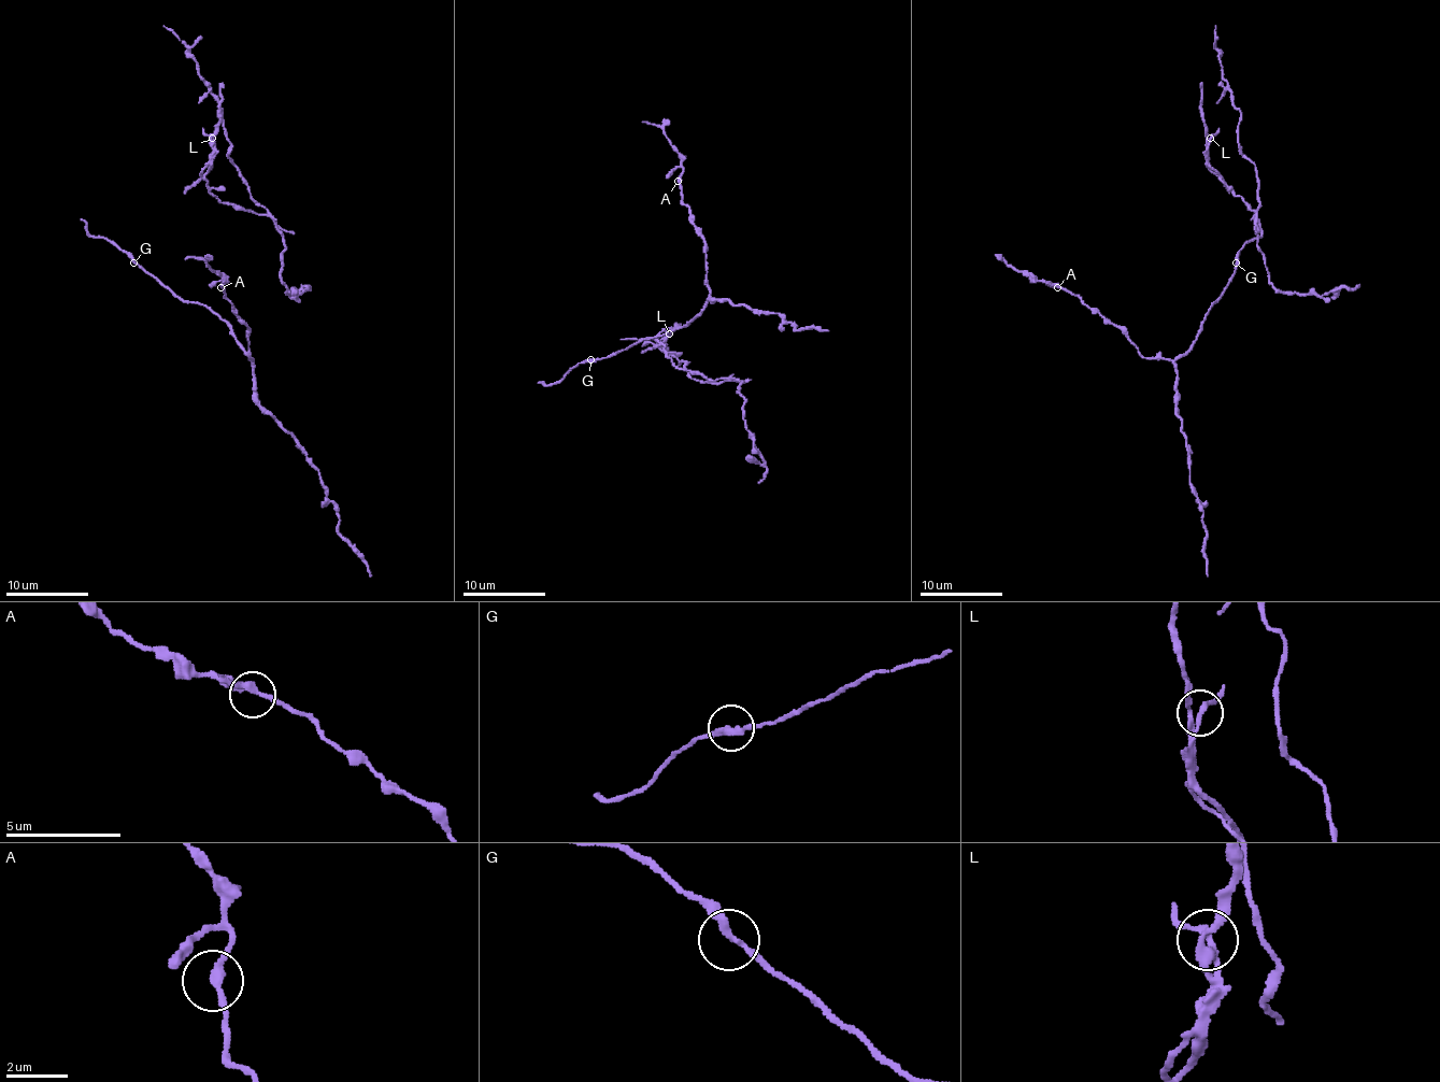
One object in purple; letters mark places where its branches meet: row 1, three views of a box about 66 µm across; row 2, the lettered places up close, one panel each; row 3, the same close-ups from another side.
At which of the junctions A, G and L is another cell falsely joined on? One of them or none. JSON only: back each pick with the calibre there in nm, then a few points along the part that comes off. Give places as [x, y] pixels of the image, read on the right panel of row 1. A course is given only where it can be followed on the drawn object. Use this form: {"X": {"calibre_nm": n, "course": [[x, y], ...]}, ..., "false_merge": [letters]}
{"L": {"calibre_nm": 200, "course": [[1211, 139], [1209, 166], [1256, 213], [1256, 168], [1238, 141], [1240, 112], [1221, 72], [1215, 25]]}, "false_merge": ["L"]}

